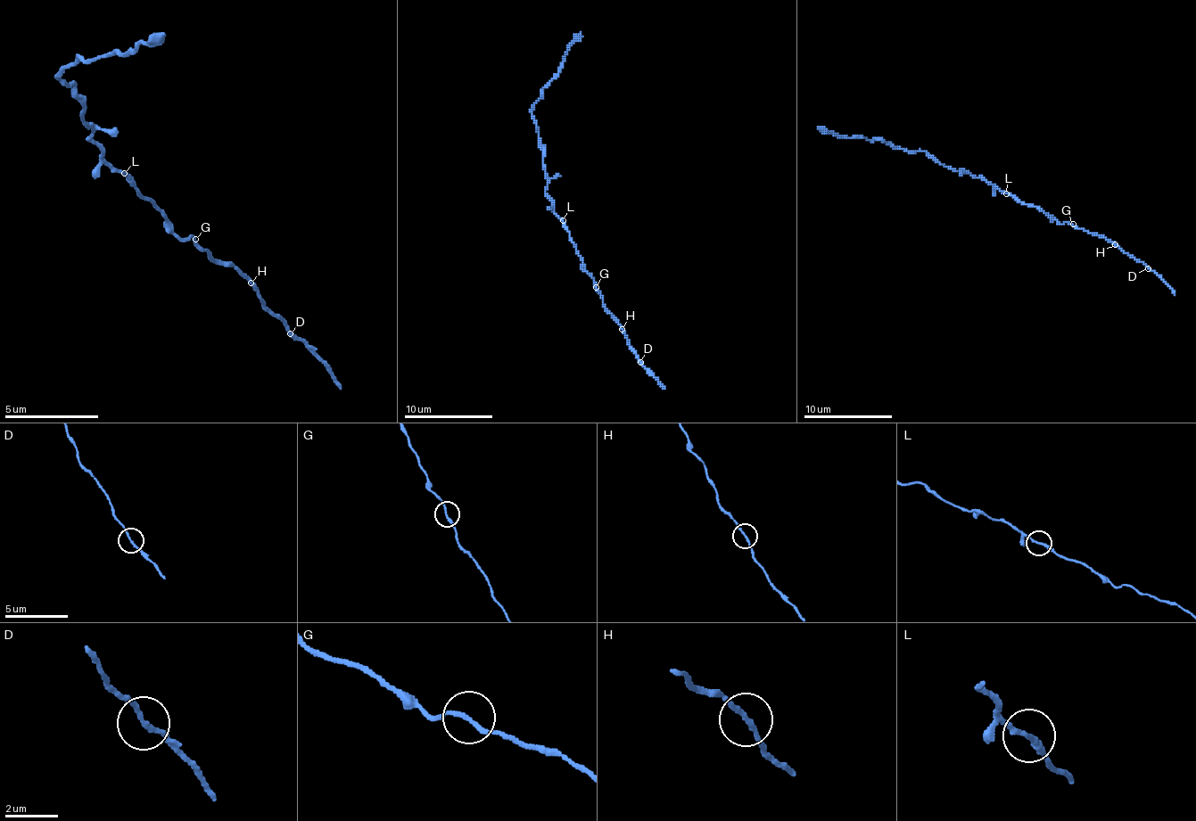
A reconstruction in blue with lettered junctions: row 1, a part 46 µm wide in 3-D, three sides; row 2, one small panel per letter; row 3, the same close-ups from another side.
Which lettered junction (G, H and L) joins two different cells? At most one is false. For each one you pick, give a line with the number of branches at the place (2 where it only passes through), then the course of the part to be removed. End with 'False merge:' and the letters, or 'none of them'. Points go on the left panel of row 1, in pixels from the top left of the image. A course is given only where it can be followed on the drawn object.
False merge: none of them

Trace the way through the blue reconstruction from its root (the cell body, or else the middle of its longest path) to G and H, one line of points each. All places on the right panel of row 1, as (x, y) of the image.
G: (1006, 193), (1019, 202), (1039, 207), (1061, 224), (1073, 224)
H: (1006, 193), (1019, 202), (1039, 207), (1061, 224), (1070, 222), (1079, 228), (1103, 235), (1115, 244)

